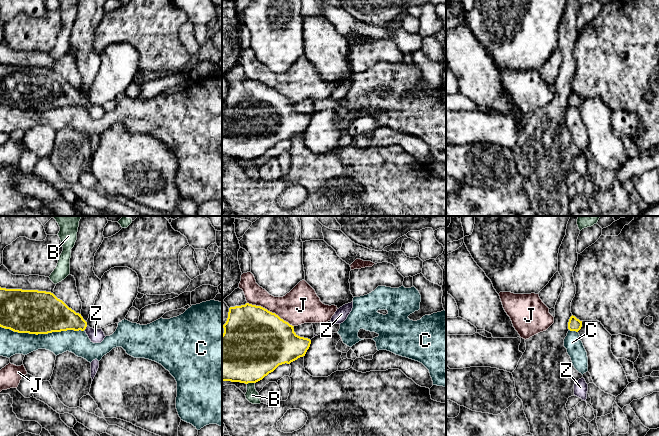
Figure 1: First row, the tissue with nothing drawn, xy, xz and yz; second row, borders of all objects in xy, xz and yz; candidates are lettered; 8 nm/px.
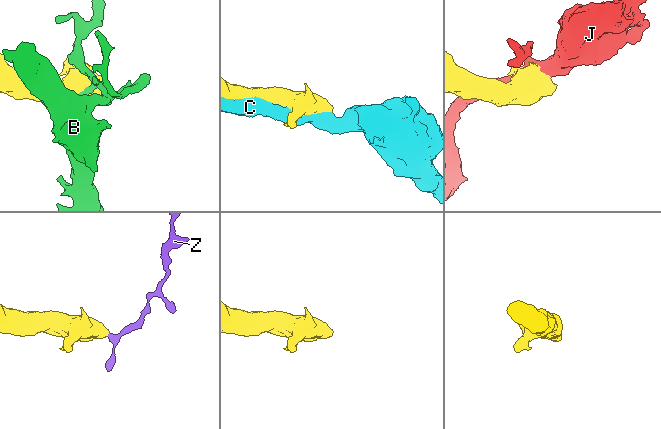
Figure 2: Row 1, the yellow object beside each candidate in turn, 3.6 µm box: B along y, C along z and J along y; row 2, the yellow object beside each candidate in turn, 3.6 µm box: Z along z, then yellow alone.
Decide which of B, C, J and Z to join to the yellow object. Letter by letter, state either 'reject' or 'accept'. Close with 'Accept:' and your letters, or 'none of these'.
B: reject
C: reject
J: reject
Z: accept
Accept: Z

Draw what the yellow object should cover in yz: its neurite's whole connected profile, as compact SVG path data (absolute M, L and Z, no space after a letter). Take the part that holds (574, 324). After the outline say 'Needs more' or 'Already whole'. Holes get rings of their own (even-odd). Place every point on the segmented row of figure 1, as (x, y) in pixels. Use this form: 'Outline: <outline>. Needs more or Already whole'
Outline: M571 316L568 322L568 329L570 331L576 331L578 332L582 327L582 321L577 319L575 316Z. Already whole

